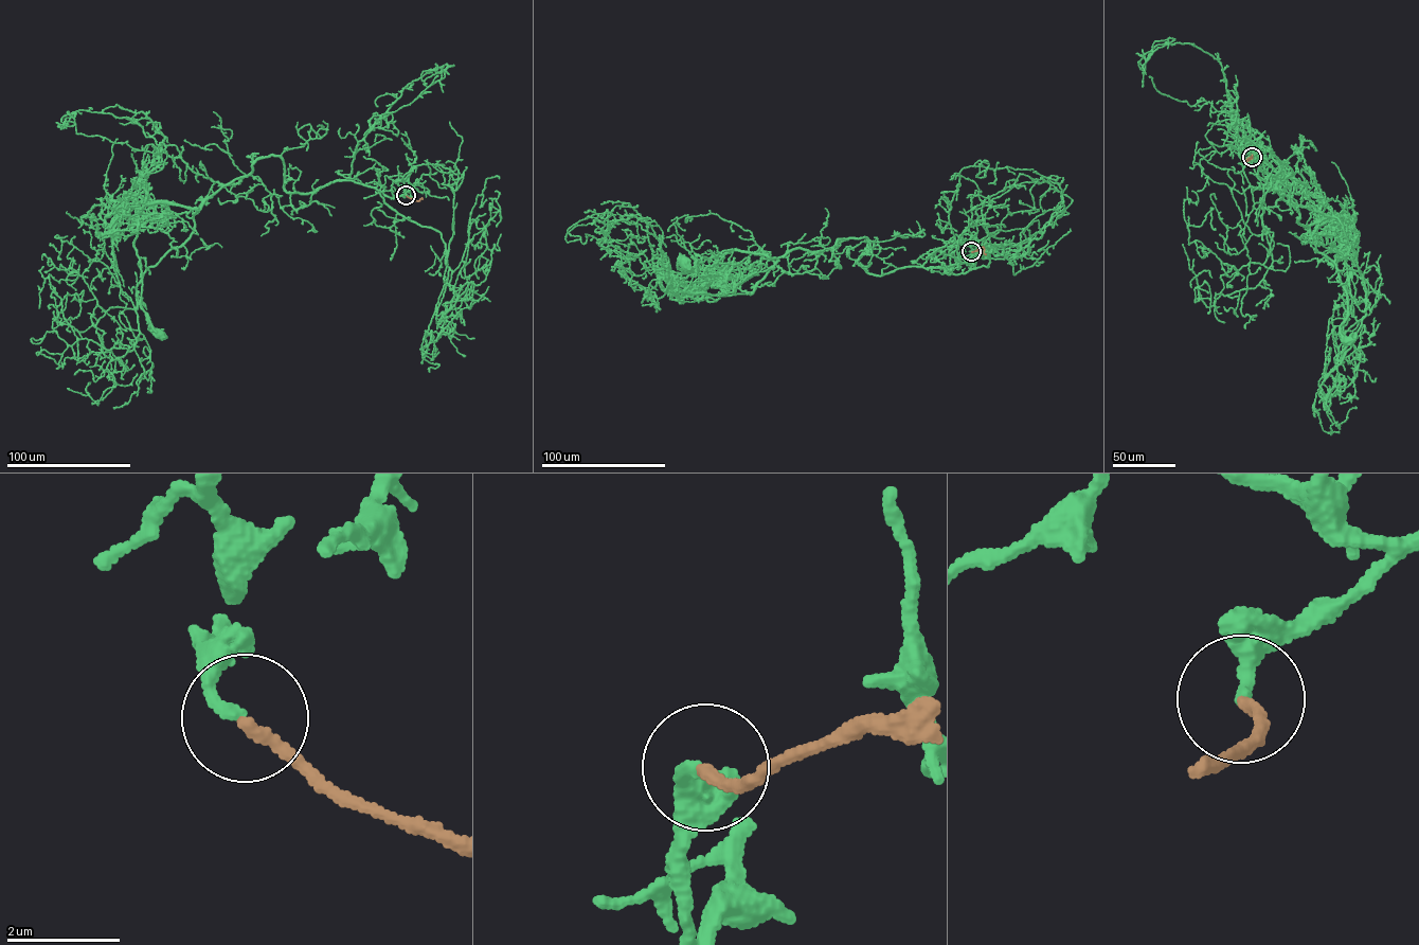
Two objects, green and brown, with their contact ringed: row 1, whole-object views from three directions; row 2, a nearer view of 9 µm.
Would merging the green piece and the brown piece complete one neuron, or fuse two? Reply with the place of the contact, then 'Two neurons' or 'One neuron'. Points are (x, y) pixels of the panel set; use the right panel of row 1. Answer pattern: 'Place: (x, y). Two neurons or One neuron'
Place: (1252, 157). One neuron

